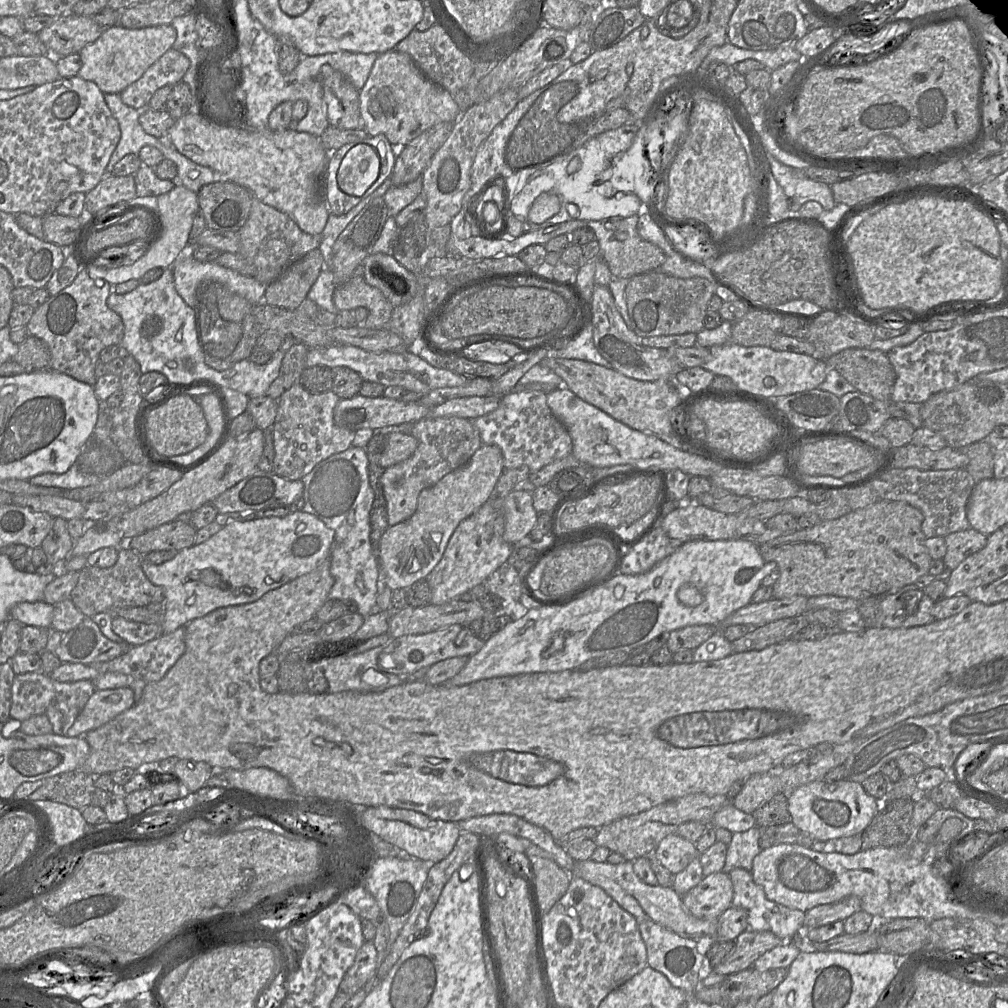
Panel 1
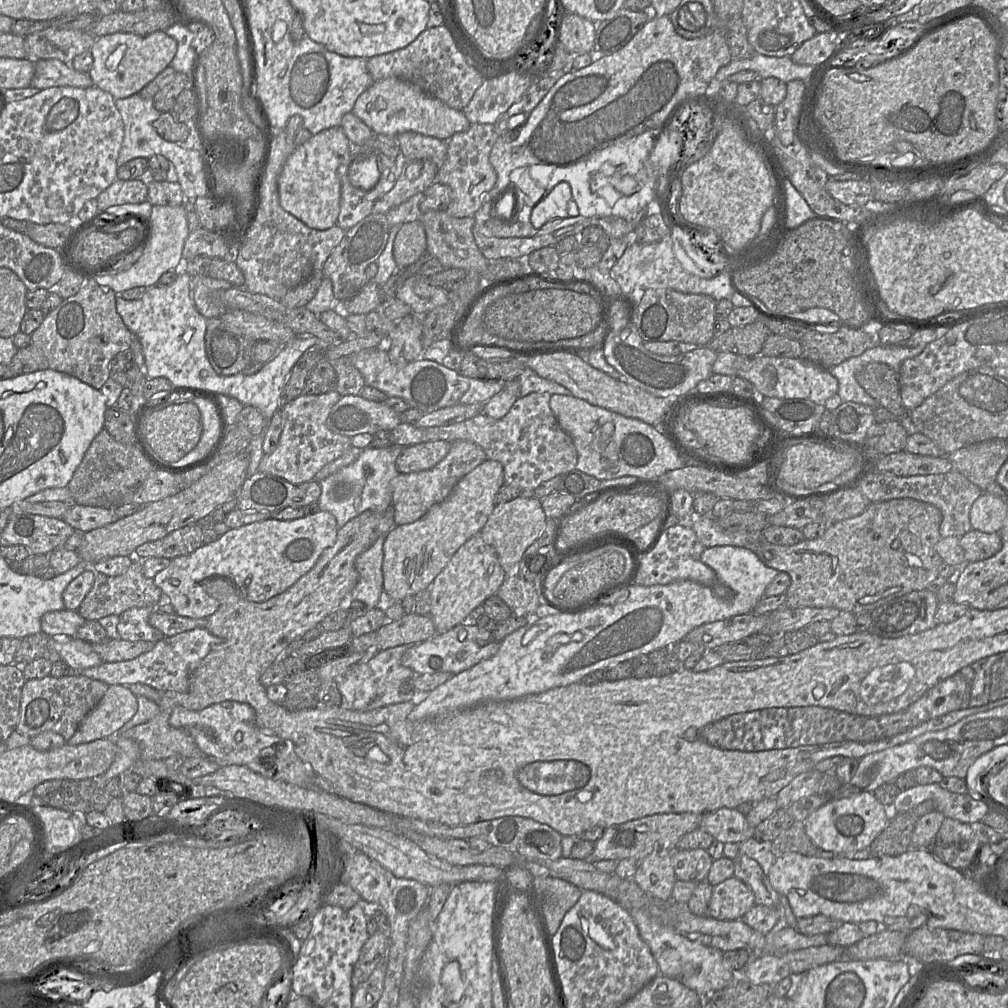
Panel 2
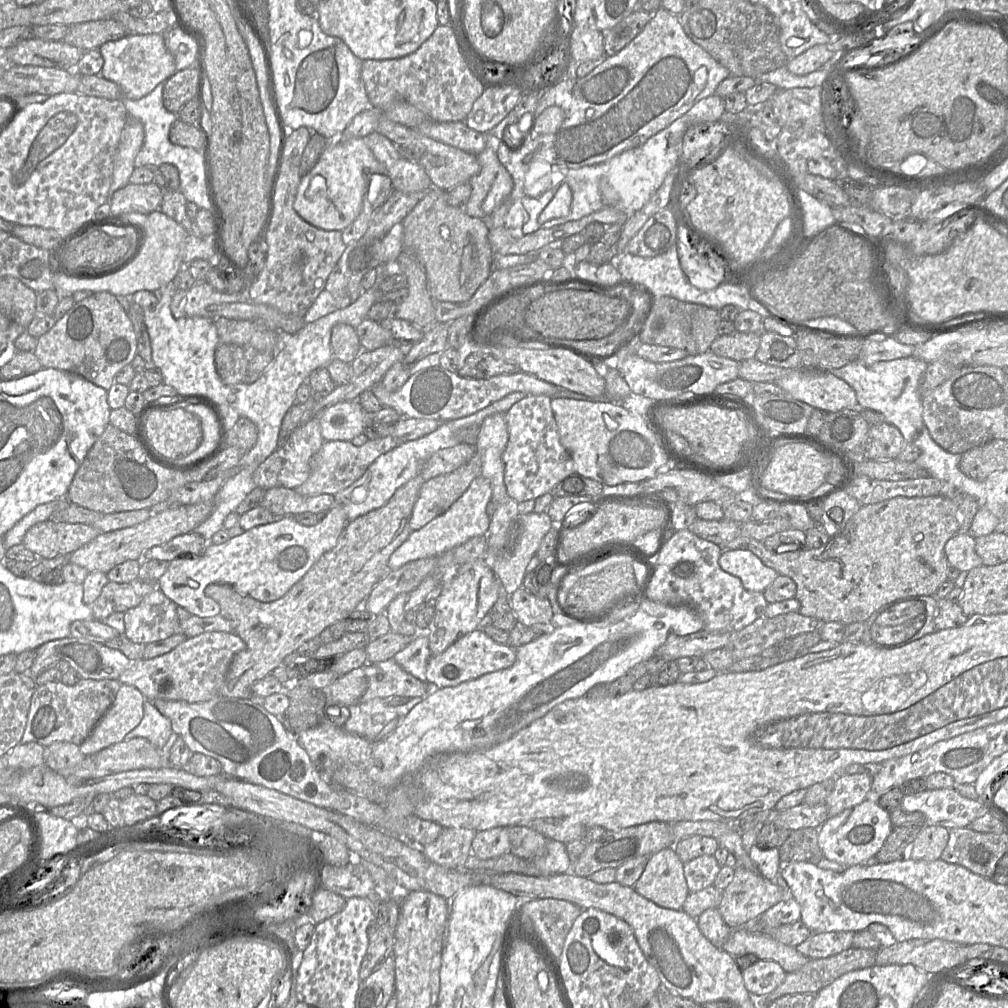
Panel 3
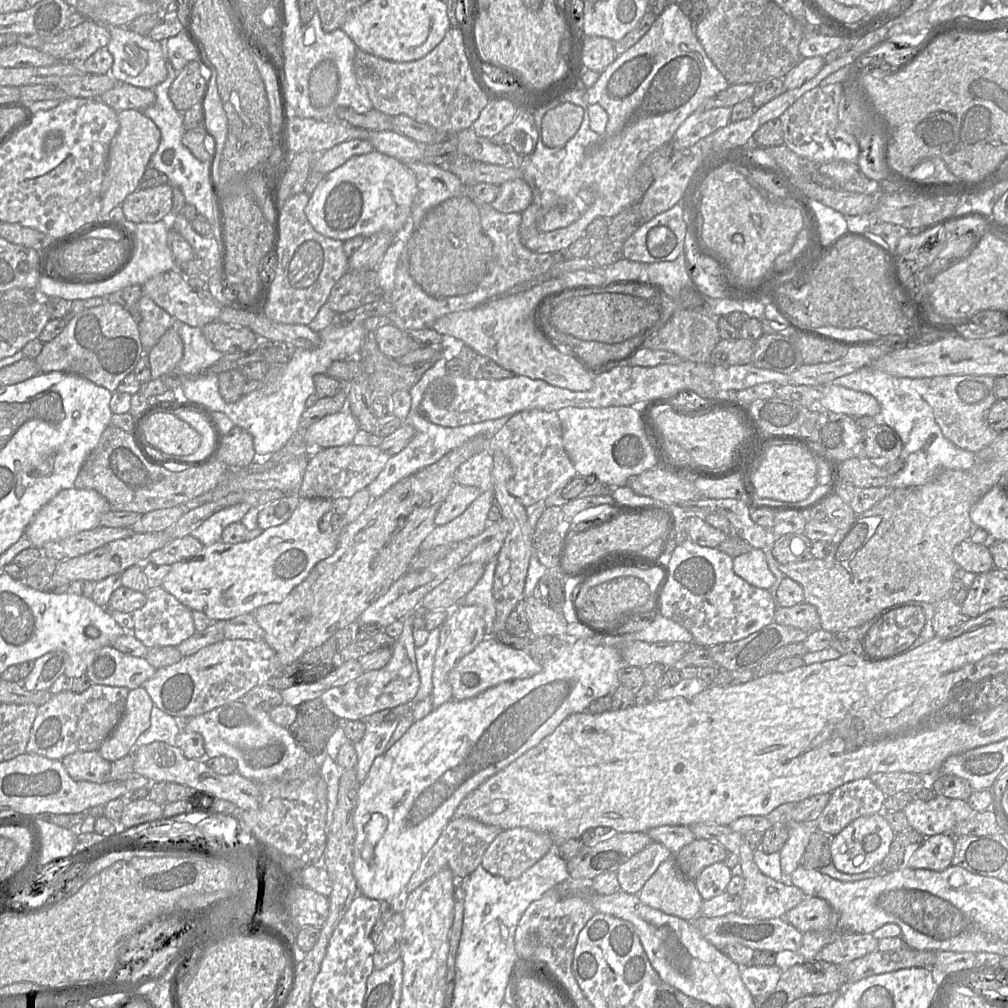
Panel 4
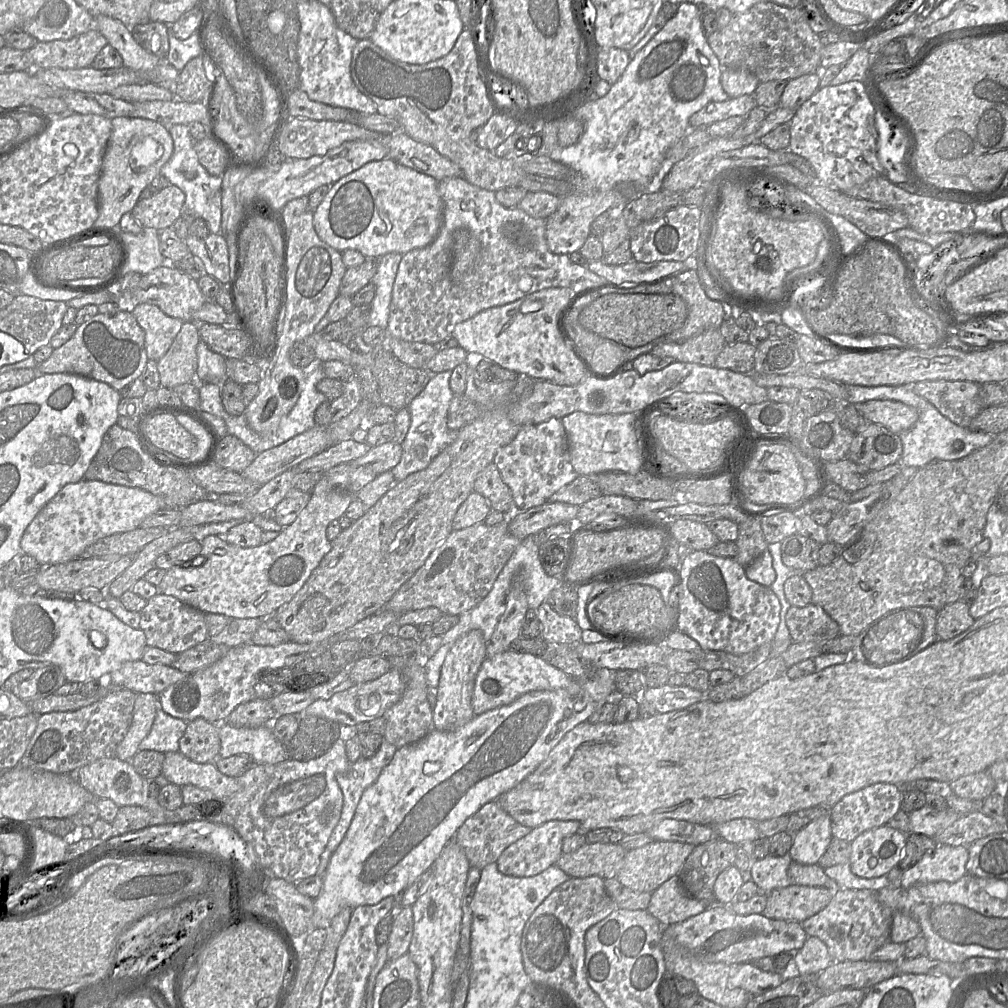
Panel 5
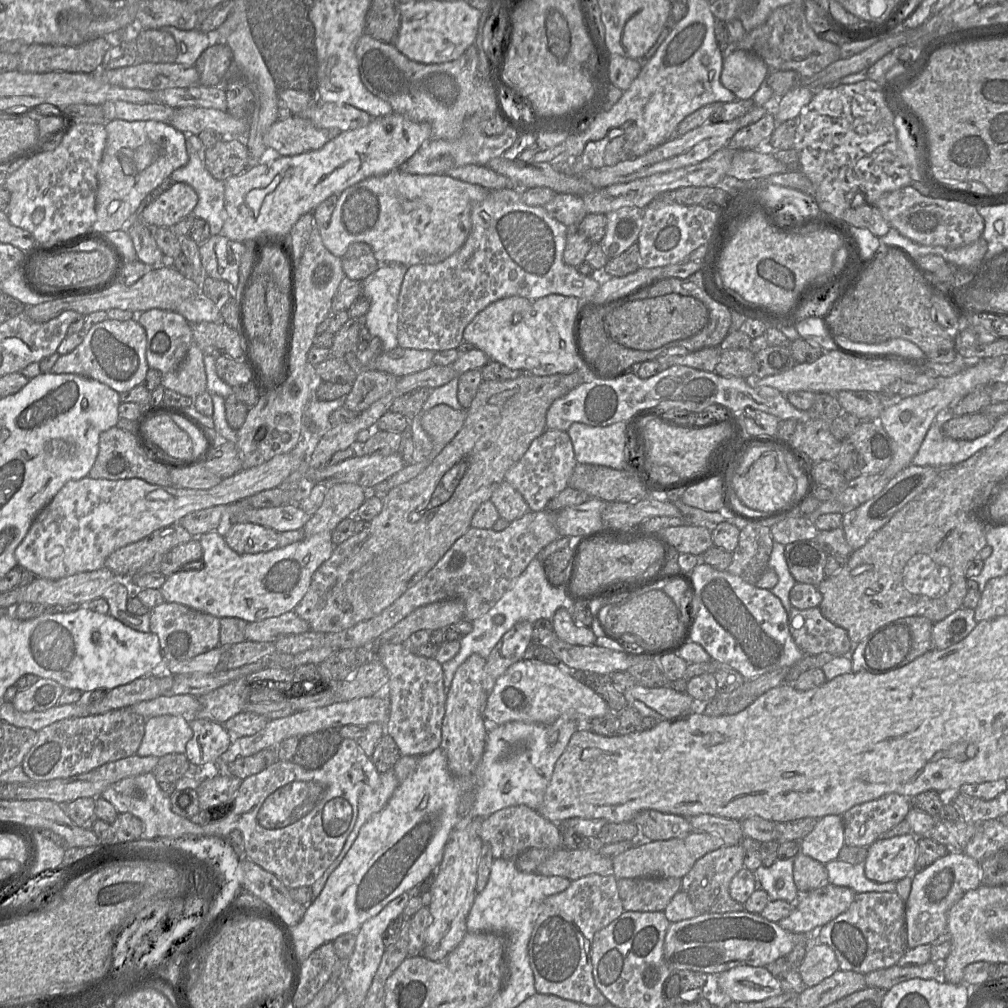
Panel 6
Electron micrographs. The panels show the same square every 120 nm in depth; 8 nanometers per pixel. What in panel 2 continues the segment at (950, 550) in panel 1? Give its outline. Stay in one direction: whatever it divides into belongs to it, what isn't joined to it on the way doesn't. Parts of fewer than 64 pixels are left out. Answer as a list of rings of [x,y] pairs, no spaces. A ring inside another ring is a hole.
[[[971,529],[959,538],[964,550],[964,562],[985,560],[995,555],[1002,547],[999,533],[984,533]]]

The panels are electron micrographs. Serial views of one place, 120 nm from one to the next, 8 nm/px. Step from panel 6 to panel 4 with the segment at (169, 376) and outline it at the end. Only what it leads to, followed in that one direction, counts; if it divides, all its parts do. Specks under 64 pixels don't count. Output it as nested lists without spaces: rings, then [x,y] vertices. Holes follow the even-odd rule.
[[[170,328],[148,351],[151,378],[159,379],[162,375],[175,370],[182,357],[183,342],[177,331]]]

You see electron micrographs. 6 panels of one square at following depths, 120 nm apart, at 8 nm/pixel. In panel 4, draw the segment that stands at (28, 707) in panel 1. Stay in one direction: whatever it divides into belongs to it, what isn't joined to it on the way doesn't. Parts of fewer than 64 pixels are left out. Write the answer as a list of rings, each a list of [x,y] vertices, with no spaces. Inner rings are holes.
[[[91,684],[82,693],[66,690],[52,695],[37,709],[26,752],[62,760],[74,752],[99,750],[118,725],[129,691],[125,687]]]

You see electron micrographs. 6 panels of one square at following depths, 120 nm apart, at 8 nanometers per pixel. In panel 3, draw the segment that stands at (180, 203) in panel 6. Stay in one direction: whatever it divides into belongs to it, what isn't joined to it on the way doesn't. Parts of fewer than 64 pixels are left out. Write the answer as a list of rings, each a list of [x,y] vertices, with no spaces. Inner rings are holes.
[[[155,183],[132,184],[118,189],[110,195],[111,213],[127,218],[126,213],[138,212],[149,215],[160,210],[164,189]]]

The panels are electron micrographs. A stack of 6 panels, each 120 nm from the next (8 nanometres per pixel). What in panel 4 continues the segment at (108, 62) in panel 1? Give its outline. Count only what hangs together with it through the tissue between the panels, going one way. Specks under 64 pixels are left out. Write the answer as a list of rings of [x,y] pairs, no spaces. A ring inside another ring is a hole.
[[[126,26],[109,27],[111,39],[107,45],[113,57],[110,75],[118,82],[134,87],[152,89],[163,82],[168,75],[163,55],[163,43],[130,31]]]

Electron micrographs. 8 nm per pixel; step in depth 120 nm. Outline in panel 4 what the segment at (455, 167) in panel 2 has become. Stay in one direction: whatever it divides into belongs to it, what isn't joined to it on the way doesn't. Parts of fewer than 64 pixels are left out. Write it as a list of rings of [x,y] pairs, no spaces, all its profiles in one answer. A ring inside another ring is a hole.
[[[522,179],[506,181],[498,186],[498,194],[491,206],[504,214],[522,213],[533,198],[530,186]]]

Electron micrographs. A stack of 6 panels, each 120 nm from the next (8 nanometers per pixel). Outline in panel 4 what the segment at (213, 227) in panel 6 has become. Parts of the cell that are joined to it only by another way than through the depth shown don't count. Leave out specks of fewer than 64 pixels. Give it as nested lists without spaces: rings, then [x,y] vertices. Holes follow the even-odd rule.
[[[164,43],[163,55],[168,70],[167,78],[152,88],[156,96],[156,101],[152,106],[143,111],[143,114],[151,119],[161,132],[159,146],[149,161],[149,167],[155,168],[165,174],[169,178],[169,183],[172,186],[178,186],[181,189],[185,202],[193,205],[197,212],[205,216],[213,226],[216,220],[216,213],[210,180],[210,168],[208,168],[207,163],[198,160],[182,143],[182,136],[186,131],[183,123],[183,112],[175,108],[168,94],[169,88],[179,72],[176,72],[172,67]]]

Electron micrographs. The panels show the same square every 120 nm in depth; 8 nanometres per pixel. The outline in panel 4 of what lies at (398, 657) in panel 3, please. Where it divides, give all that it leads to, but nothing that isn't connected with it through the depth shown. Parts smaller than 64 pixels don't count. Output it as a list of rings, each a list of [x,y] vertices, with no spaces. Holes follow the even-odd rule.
[[[439,628],[429,632],[429,636],[424,645],[416,647],[415,659],[420,677],[420,686],[415,697],[405,704],[414,706],[417,702],[431,696],[433,691],[432,675],[435,654],[439,645]]]

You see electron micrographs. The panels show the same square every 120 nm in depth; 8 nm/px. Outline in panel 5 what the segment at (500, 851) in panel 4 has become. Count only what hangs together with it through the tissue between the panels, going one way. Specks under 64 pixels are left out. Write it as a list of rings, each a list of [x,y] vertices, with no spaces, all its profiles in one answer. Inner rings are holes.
[[[551,820],[531,829],[527,835],[508,846],[496,861],[498,870],[505,875],[515,877],[535,876],[551,865],[556,864],[562,854],[563,840],[581,831],[576,820]]]

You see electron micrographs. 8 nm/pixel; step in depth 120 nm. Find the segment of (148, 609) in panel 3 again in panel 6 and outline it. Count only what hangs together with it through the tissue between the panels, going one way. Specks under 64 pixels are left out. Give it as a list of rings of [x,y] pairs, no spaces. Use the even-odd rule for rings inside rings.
[[[163,602],[149,610],[150,632],[156,634],[165,662],[187,661],[220,645],[220,619],[174,602]]]

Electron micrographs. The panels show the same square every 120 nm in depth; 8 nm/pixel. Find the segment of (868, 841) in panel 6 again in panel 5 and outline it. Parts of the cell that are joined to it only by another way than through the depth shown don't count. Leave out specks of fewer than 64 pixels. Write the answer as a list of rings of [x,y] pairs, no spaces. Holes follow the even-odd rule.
[[[874,783],[849,793],[829,809],[832,837],[848,842],[861,833],[886,825],[900,810],[902,787],[890,783]]]

